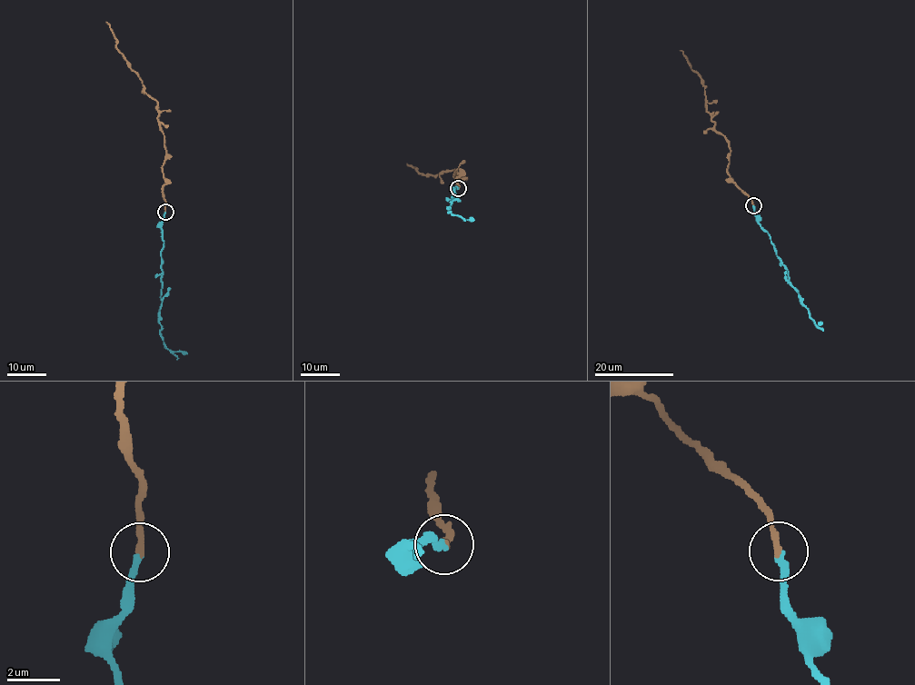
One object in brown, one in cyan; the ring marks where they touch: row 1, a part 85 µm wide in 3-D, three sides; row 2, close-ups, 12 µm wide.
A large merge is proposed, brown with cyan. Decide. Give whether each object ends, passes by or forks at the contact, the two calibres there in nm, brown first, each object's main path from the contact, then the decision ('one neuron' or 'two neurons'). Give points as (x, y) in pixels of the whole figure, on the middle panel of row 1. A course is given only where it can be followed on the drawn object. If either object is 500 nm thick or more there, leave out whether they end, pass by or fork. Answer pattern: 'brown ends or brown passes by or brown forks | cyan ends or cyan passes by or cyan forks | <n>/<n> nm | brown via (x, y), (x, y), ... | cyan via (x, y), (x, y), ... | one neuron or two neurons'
brown ends | cyan ends | 260/280 nm | brown via (459, 187), (456, 178), (460, 174), (456, 173), (462, 182), (454, 170), (423, 175), (406, 163) | cyan via (459, 187), (453, 188), (455, 194), (452, 196), (448, 212), (465, 219), (474, 220) | one neuron

